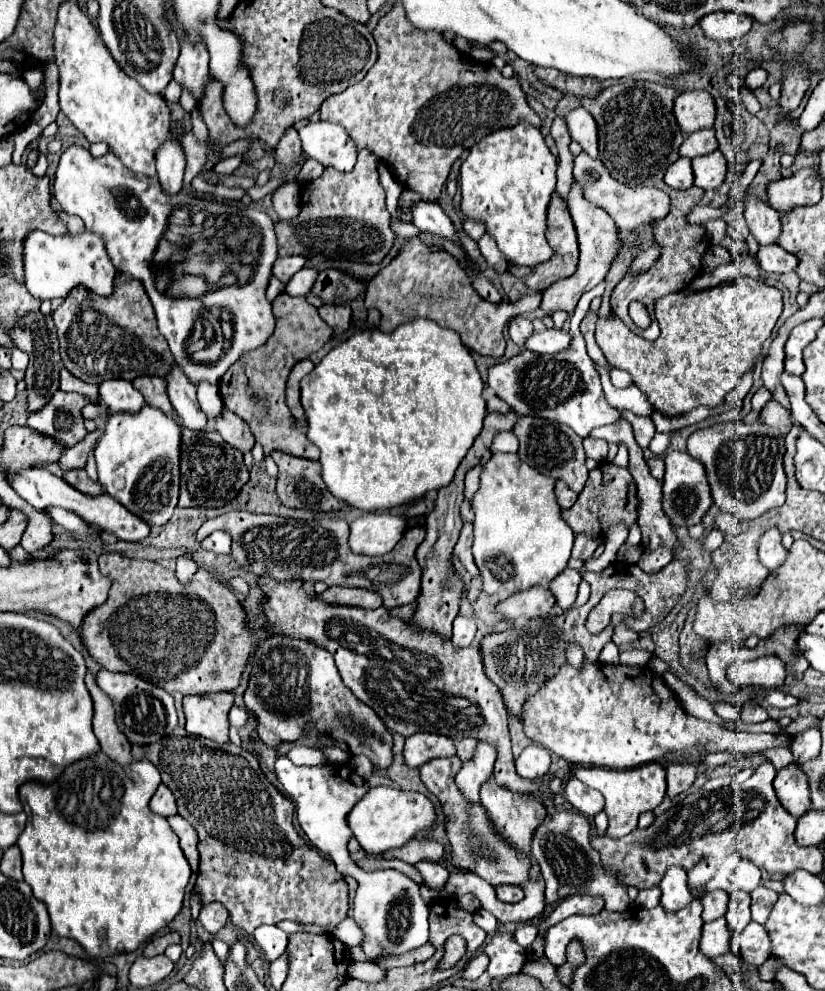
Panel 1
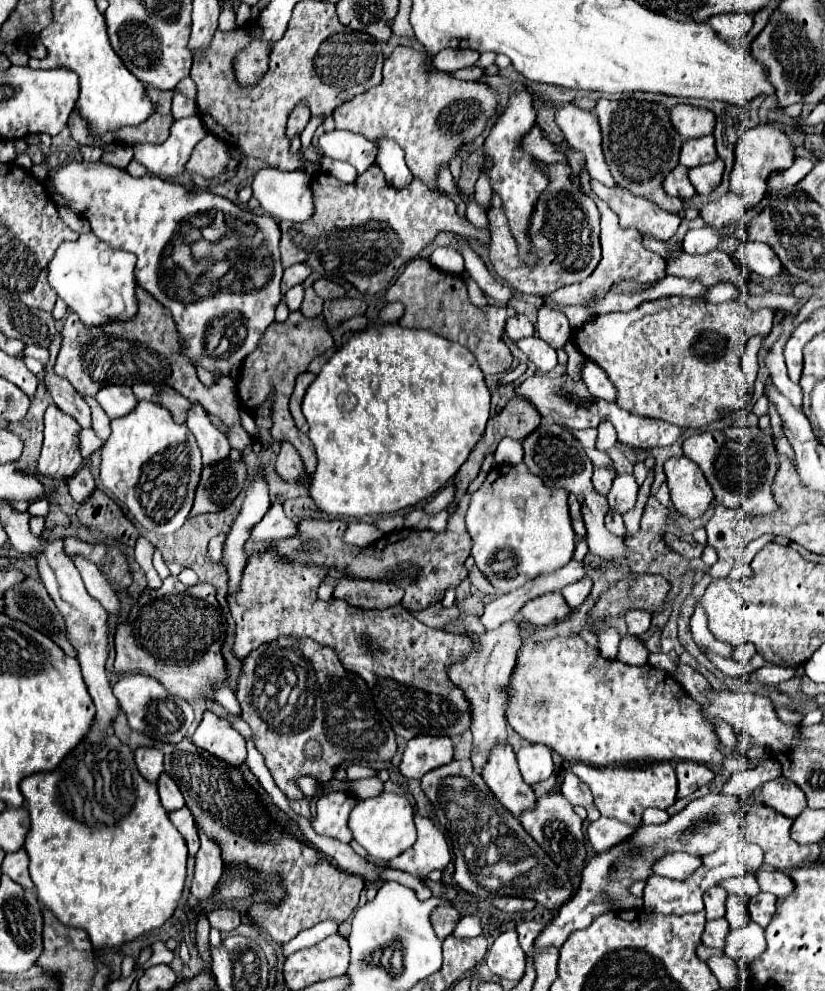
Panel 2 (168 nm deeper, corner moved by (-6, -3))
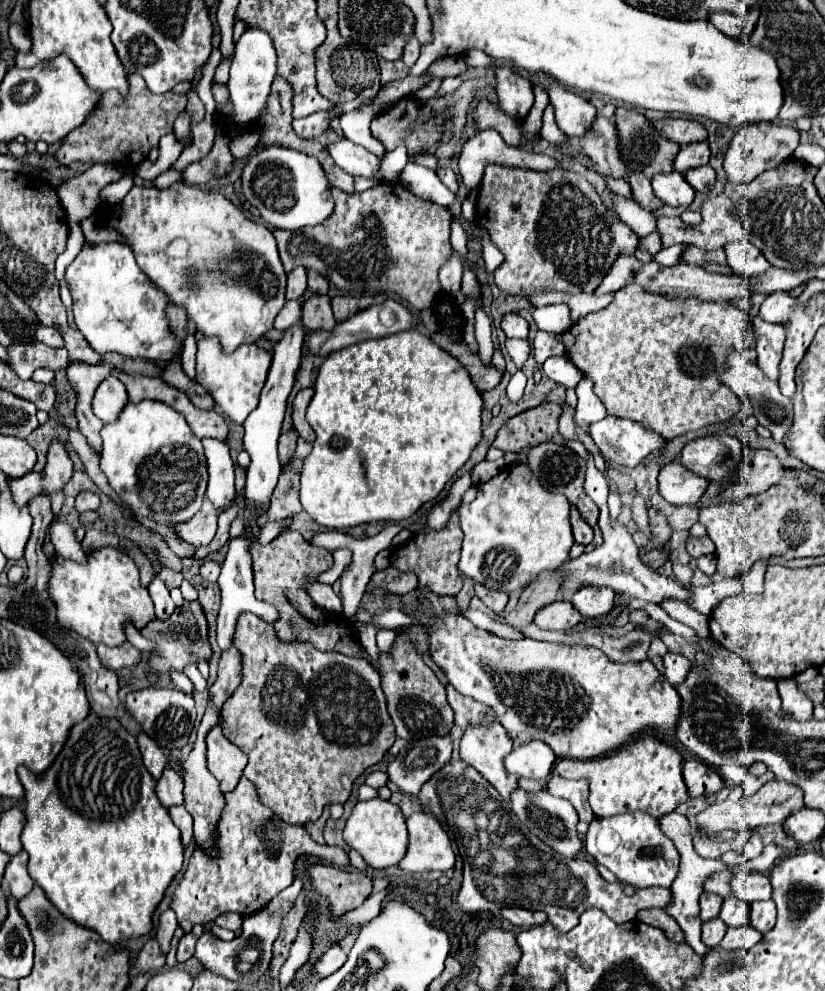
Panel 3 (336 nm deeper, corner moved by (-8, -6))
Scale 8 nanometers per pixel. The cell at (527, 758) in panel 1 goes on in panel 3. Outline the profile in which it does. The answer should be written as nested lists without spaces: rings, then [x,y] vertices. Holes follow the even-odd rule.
[[[533,740],[513,748],[511,754],[503,760],[507,772],[535,780],[545,780],[553,768],[553,762],[555,762],[553,750],[541,740]]]

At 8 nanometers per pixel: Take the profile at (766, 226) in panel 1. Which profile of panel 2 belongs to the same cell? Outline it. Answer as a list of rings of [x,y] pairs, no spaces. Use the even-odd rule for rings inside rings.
[[[755,125],[743,133],[735,149],[735,169],[731,173],[731,189],[745,199],[749,207],[757,207],[767,191],[767,177],[775,169],[787,169],[795,161],[791,139],[773,125]]]

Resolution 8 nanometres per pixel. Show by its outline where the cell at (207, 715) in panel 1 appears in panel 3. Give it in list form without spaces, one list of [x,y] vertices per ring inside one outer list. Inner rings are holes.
[[[215,726],[207,736],[207,762],[209,772],[219,780],[221,792],[233,792],[247,766],[247,756],[223,738],[221,726]]]

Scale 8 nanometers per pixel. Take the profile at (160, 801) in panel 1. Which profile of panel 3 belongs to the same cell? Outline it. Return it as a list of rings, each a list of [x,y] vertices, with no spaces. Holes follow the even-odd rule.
[[[165,768],[157,780],[157,796],[165,808],[183,804],[183,778],[173,768]]]

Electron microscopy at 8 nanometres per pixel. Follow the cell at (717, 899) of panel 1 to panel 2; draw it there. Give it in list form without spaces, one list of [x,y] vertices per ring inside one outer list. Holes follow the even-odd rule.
[[[713,887],[703,895],[705,901],[705,913],[707,913],[707,921],[713,919],[721,919],[725,915],[725,901],[727,901],[727,891],[723,887]]]

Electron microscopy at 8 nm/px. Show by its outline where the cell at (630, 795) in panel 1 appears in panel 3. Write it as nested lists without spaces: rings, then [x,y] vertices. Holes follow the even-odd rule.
[[[645,734],[637,742],[625,744],[619,750],[613,750],[599,758],[591,760],[561,758],[555,762],[555,772],[563,778],[589,780],[591,788],[589,804],[595,816],[599,818],[623,814],[627,810],[647,810],[647,814],[655,814],[655,818],[661,818],[673,812],[679,804],[689,800],[689,792],[681,774],[681,764],[683,758],[677,748]]]

